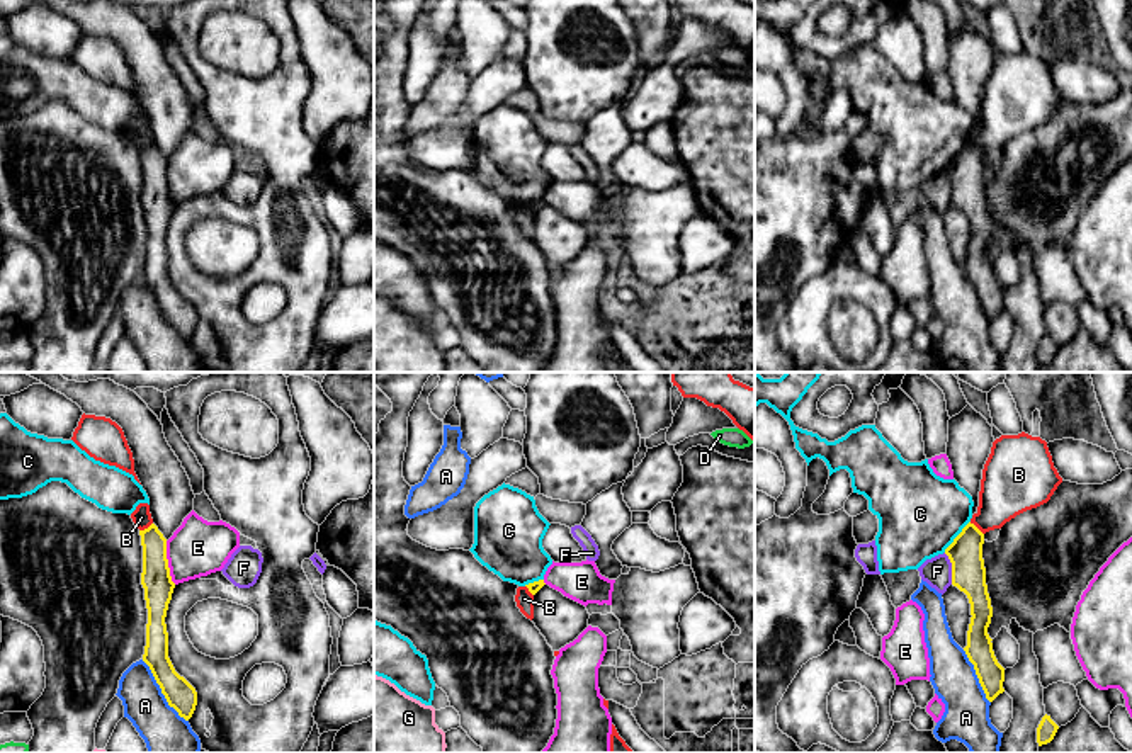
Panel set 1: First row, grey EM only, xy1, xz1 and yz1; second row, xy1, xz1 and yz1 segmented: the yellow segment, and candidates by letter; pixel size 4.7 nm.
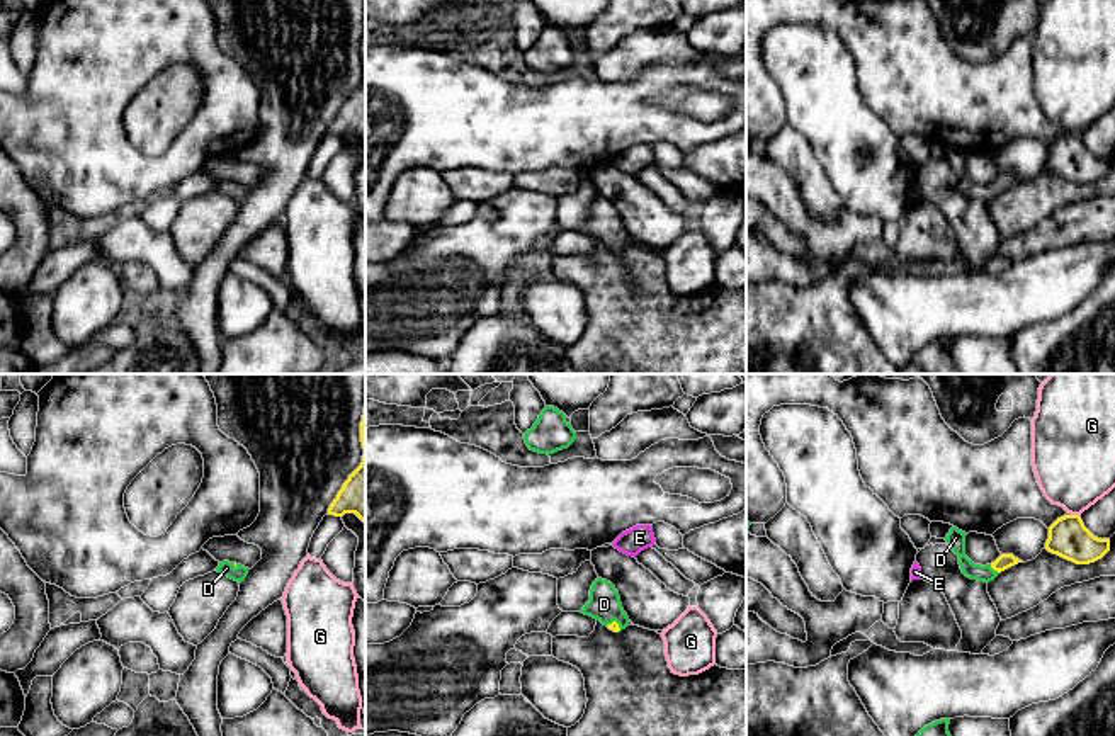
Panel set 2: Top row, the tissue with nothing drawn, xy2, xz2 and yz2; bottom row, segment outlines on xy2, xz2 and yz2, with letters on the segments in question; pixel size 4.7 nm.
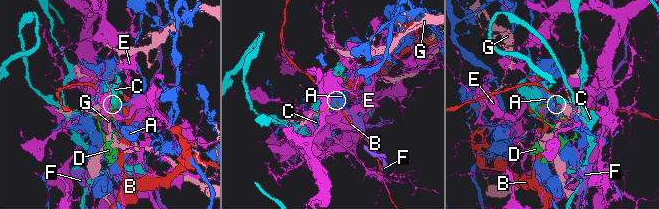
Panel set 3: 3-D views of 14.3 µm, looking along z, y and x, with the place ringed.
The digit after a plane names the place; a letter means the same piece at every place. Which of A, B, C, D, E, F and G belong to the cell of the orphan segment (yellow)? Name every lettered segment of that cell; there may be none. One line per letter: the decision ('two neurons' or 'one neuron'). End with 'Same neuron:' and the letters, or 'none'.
A: two neurons
B: two neurons
C: two neurons
D: one neuron
E: two neurons
F: two neurons
G: two neurons
Same neuron: D

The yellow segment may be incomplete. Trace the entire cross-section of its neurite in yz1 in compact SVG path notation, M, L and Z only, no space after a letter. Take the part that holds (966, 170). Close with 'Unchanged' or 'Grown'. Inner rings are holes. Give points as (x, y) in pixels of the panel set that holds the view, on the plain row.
M969 141L945 168L945 173L952 182L952 204L964 211L971 223L972 236L964 270L974 284L986 318L993 321L1005 311L1005 287L998 282L993 270L993 258L988 253L993 226L986 204L982 163L984 153Z. Unchanged

